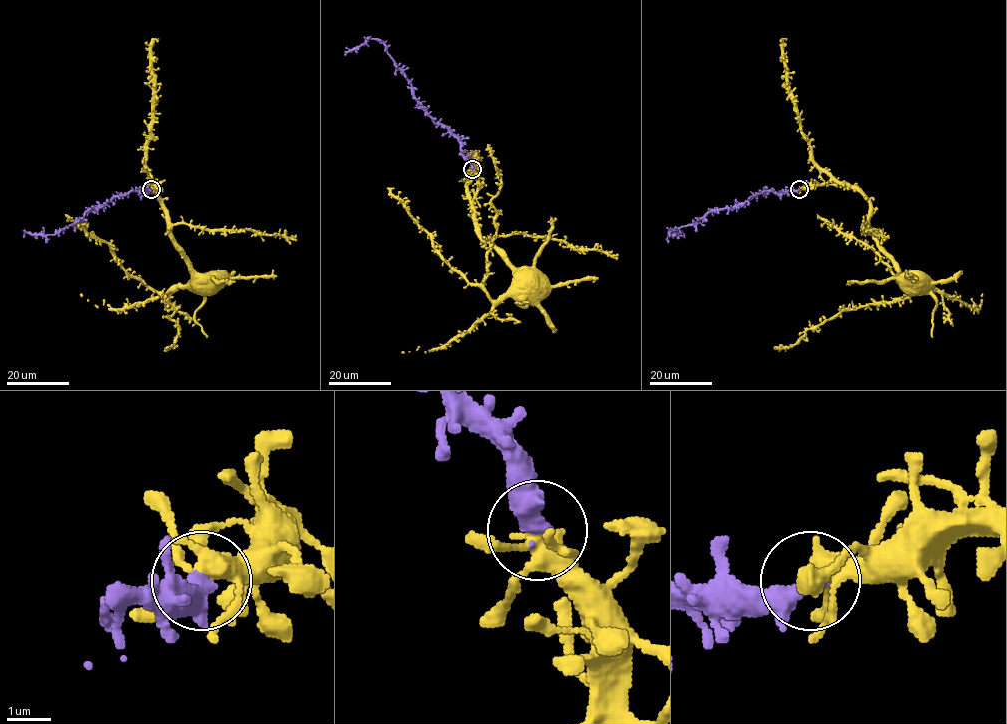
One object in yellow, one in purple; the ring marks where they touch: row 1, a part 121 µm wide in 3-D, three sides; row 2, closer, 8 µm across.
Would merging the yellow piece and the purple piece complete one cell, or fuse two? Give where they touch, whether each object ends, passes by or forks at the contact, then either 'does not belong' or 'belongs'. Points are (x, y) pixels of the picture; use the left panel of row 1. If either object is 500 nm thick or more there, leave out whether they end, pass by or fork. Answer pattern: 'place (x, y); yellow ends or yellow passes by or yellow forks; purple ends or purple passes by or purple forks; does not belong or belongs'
place (151, 189); yellow forks; purple ends; belongs

